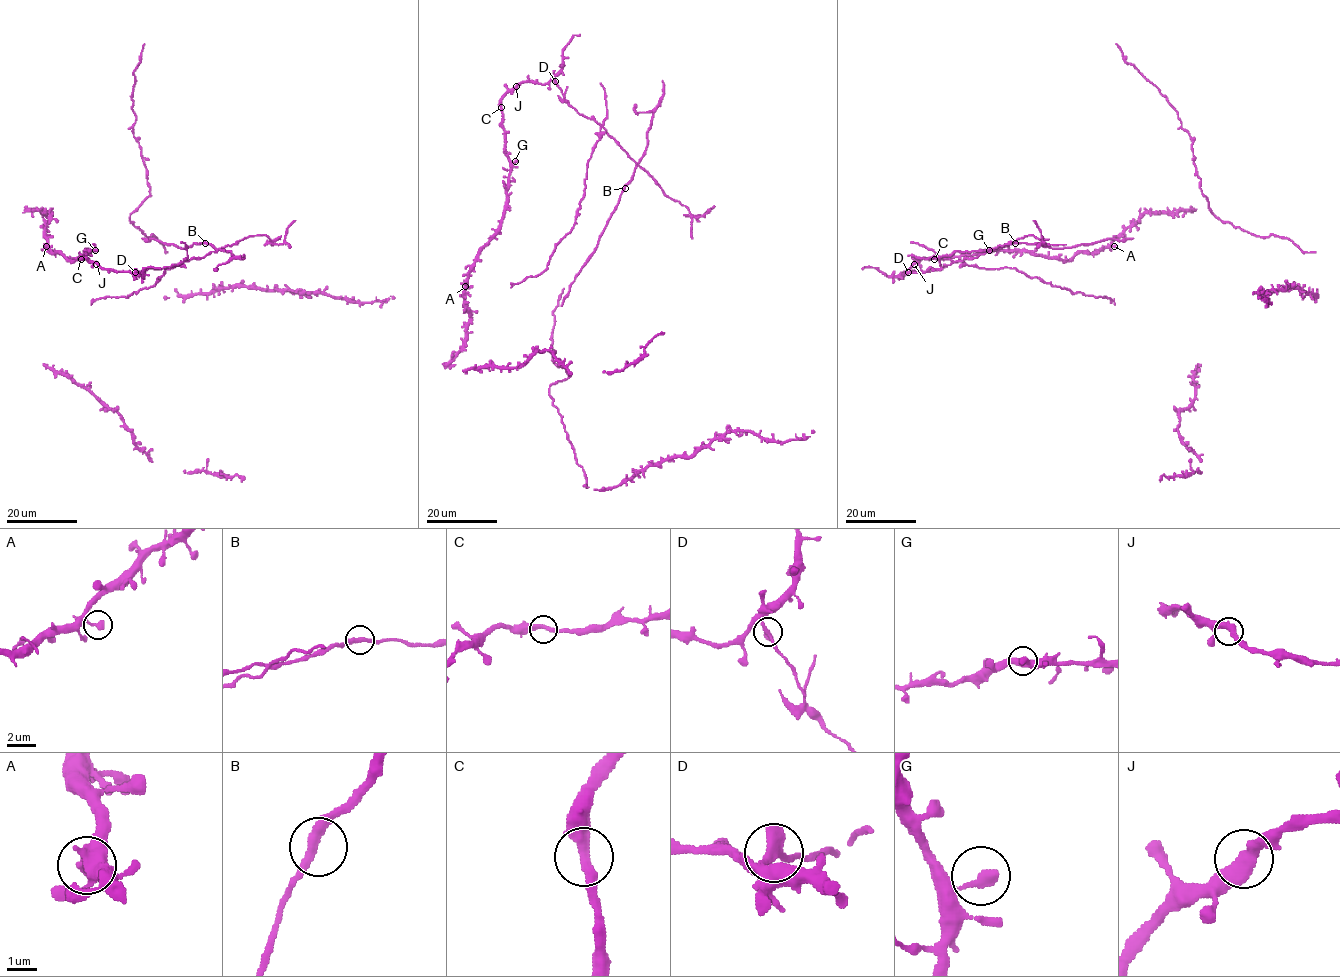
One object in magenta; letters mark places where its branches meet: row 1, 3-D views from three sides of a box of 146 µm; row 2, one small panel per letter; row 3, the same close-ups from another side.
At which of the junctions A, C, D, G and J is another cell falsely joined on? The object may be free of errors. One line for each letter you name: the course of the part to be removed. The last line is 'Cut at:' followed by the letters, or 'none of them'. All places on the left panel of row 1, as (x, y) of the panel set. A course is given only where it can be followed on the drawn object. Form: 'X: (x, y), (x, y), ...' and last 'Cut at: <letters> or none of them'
D: (135, 272), (204, 258), (217, 251), (205, 243), (179, 248), (155, 239), (141, 238)
Cut at: D

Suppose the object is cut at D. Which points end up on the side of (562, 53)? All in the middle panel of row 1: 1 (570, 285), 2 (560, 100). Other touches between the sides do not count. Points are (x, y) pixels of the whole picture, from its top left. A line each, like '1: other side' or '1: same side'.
1: other side
2: other side

